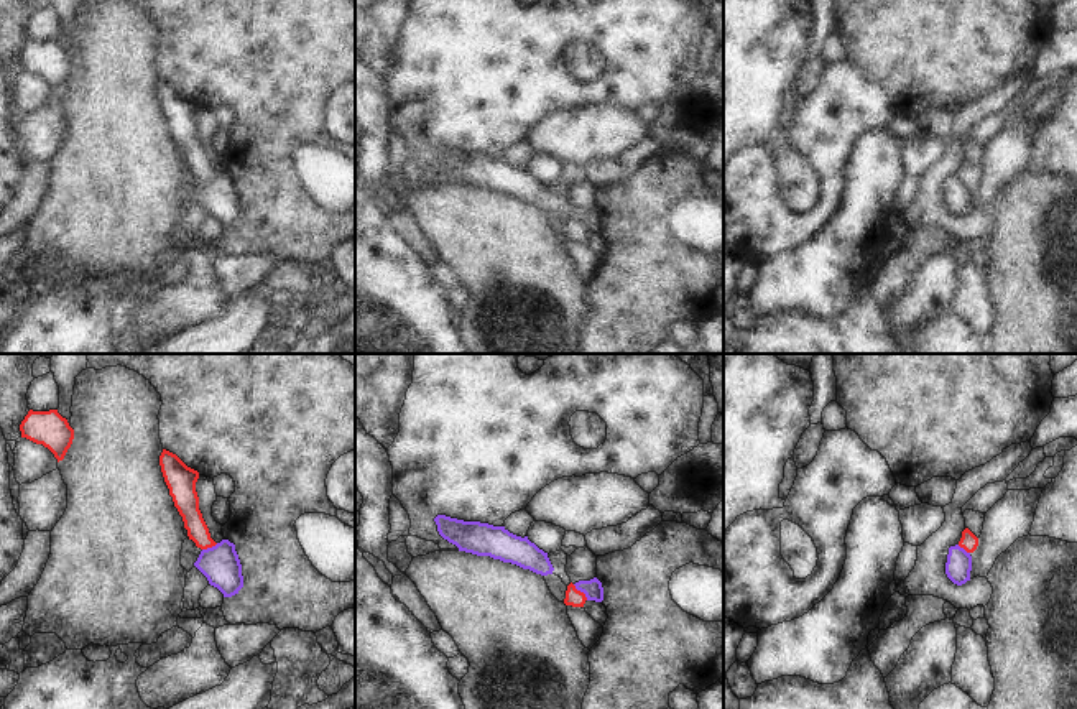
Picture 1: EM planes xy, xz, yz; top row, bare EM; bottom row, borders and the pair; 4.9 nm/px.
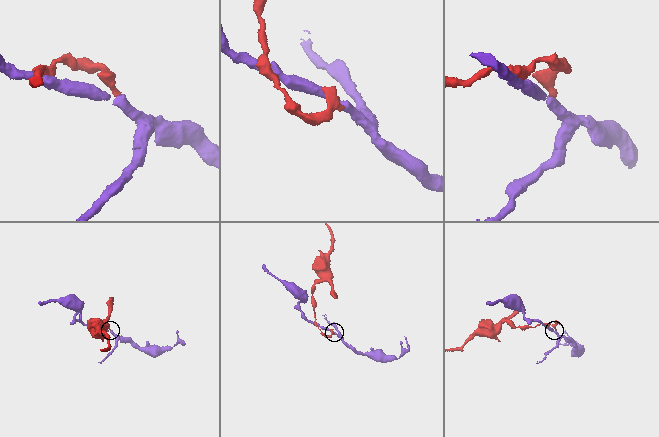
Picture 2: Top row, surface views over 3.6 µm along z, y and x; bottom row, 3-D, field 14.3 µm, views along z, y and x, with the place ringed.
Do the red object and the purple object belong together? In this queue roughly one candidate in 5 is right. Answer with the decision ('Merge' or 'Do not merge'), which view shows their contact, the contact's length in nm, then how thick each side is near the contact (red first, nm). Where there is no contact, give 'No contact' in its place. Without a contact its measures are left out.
Do not merge. Touches red in xz. Shared border 110 nm. Thickness 90 nm (red) against 90 nm

